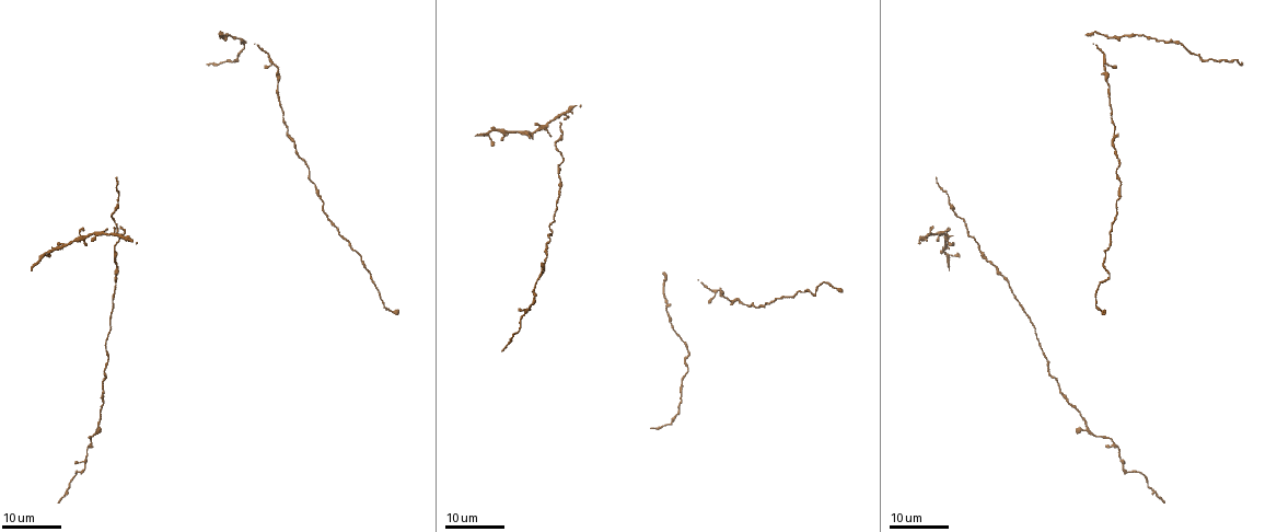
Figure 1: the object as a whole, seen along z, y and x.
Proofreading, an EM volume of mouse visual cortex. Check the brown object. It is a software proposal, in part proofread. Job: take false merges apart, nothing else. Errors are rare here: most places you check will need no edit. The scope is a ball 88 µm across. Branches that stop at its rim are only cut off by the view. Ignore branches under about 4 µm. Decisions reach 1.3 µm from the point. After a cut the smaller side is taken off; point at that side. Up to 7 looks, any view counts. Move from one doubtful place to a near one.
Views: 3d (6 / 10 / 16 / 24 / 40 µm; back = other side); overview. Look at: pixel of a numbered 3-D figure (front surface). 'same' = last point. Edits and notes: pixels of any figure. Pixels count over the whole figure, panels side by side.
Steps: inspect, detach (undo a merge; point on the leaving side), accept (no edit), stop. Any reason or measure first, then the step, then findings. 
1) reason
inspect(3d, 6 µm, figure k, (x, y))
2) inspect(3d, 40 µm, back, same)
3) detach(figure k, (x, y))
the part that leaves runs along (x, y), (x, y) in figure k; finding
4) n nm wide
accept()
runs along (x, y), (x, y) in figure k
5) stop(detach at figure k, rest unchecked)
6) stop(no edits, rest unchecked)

sudden change in width
inspect(3d, 24 µm, figure 1, (1089, 434))

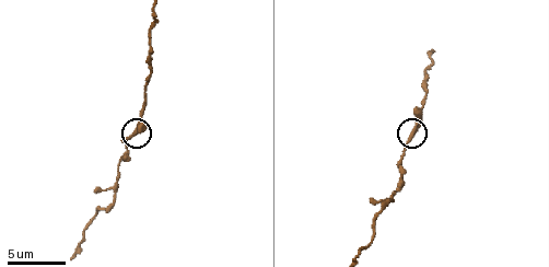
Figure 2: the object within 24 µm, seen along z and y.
inspect(3d, 10 µm, figure 2, (413, 137))

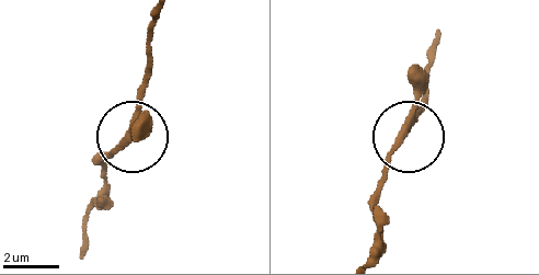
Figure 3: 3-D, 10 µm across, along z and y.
accept()
one neuron here

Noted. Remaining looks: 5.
three arms meet
inspect(3d, 6 µm, figure 2, (115, 187))

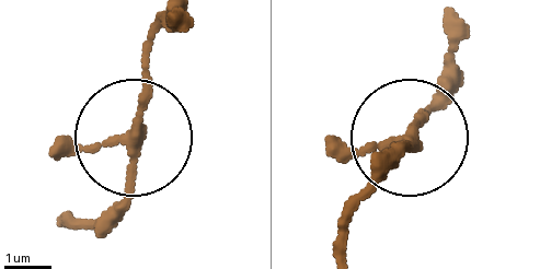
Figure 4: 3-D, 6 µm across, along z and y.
inspect(3d, 6 µm, back, figure 4, (132, 144))

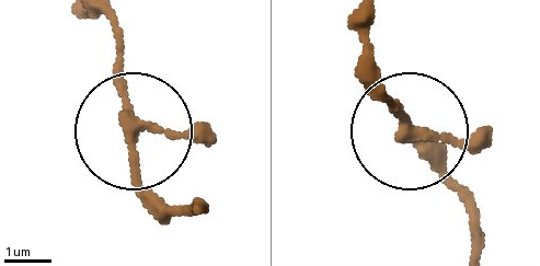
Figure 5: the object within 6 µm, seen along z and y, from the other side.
accept()
runs along (369, 83), (436, 162) in figure 5; continuous, no second neuron

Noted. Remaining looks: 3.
inspect(3d, 24 µm, figure 1, (735, 299))

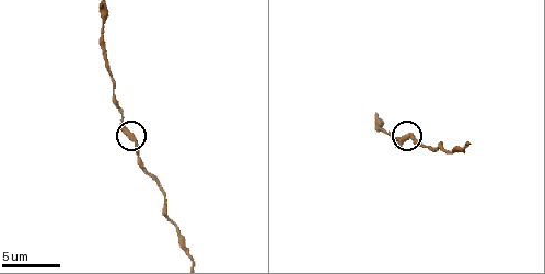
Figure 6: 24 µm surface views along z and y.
inspect(3d, 6 µm, figure 6, (404, 139))

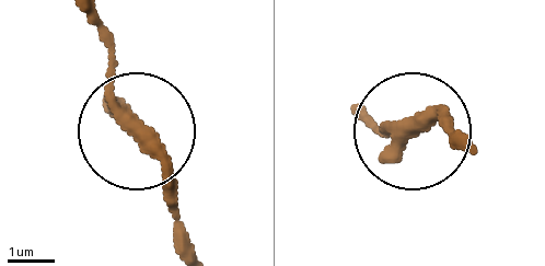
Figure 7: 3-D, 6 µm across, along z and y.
inspect(3d, 6 µm, back, figure 7, (416, 126))

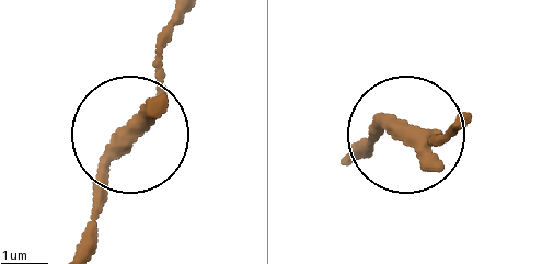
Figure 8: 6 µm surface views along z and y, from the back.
accept()
all the same neuron

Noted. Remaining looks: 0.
stop(no edits, rest unchecked)

